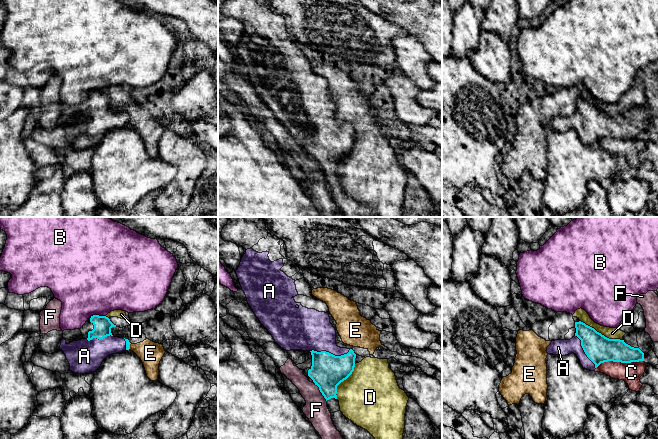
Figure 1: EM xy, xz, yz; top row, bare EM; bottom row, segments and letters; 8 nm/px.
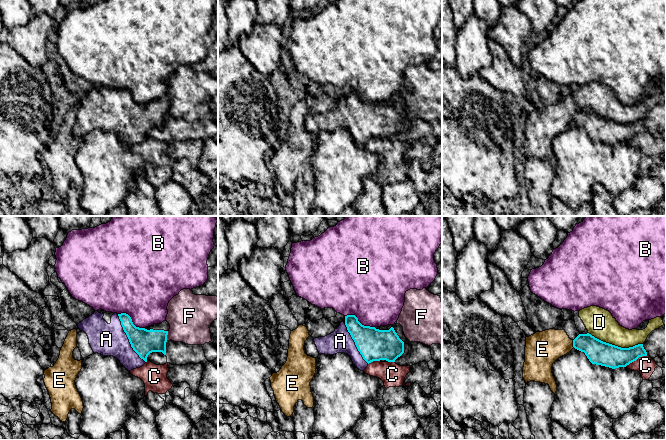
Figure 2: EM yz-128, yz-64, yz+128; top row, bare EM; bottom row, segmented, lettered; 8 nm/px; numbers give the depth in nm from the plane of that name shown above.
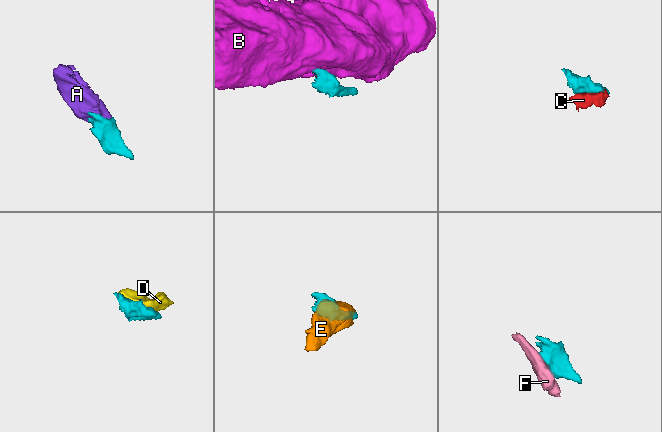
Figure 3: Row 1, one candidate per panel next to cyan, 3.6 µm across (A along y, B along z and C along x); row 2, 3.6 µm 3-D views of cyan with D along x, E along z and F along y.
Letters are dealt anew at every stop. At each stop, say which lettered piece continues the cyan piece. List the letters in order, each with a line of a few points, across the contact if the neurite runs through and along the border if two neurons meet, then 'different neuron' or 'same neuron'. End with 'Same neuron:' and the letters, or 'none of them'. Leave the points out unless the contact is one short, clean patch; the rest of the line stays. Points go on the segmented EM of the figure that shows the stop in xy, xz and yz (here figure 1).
A: same neuron
B: line xy (105, 315), (90, 316); different neuron
C: different neuron
D: different neuron
E: line xy (130, 343), (129, 348); different neuron
F: line xz (314, 384), (318, 387), (326, 401); different neuron
Same neuron: A

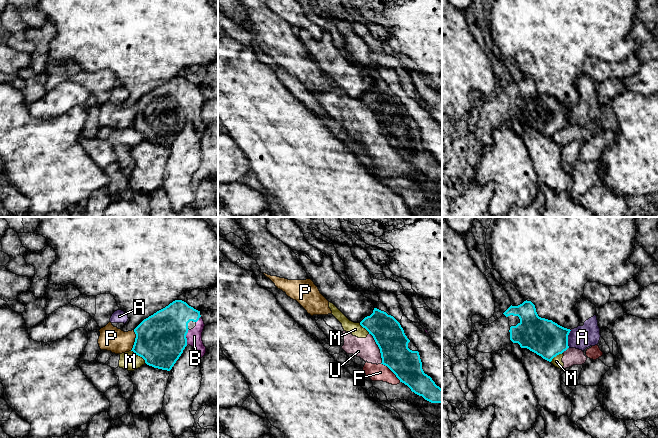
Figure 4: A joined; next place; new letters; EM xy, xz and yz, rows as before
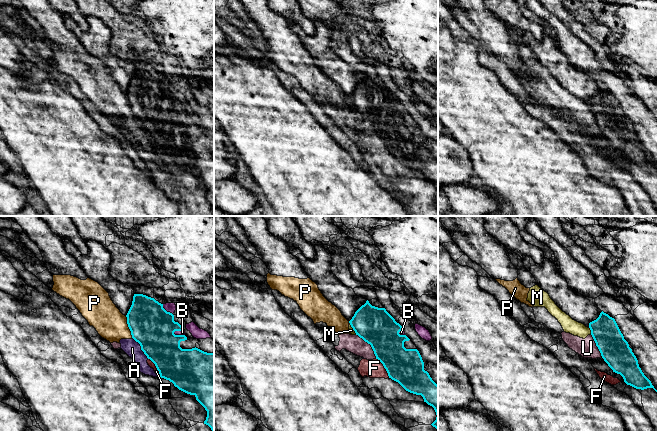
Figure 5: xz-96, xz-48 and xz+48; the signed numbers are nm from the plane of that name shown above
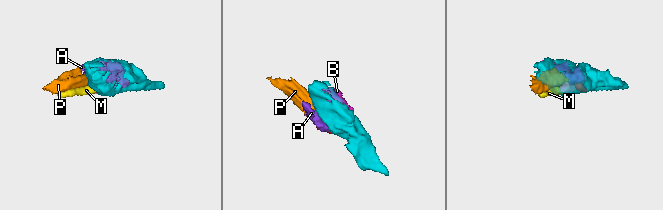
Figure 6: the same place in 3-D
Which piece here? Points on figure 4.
A: line yz (571, 330), (568, 335), (568, 347); different neuron
B: same neuron
F: line xz (381, 363), (400, 381); different neuron
M: line xy (131, 350), (146, 363); different neuron
P: line xy (134, 330), (134, 344), (130, 350); different neuron
U: line xz (369, 333), (379, 349), (381, 363); different neuron
Same neuron: B

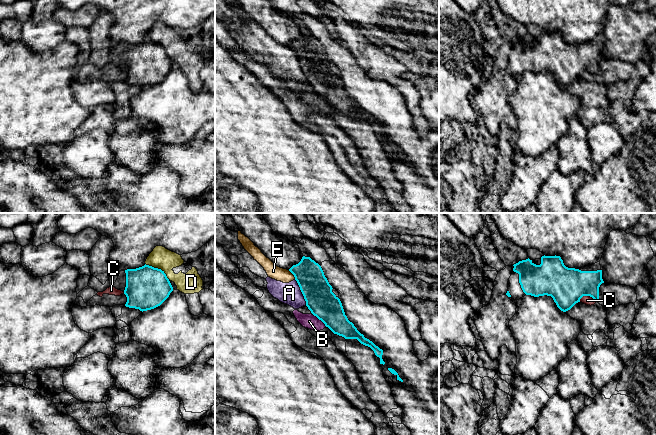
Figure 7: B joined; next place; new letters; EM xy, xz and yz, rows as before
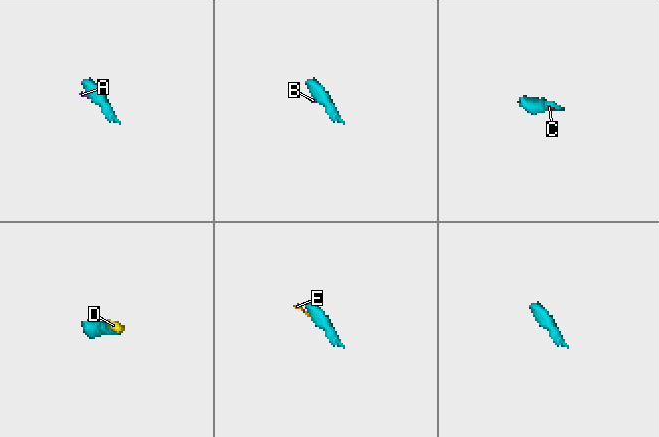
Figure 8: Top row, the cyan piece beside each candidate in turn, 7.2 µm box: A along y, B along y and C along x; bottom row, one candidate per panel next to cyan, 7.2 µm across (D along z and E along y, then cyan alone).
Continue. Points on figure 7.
A: line xz (294, 279), (306, 304); different neuron
B: line xz (313, 314), (326, 326); different neuron
C: line yz (579, 299), (583, 296), (591, 296), (596, 301); different neuron
D: different neuron
E: line xz (288, 270), (295, 278); different neuron
Same neuron: none of them

